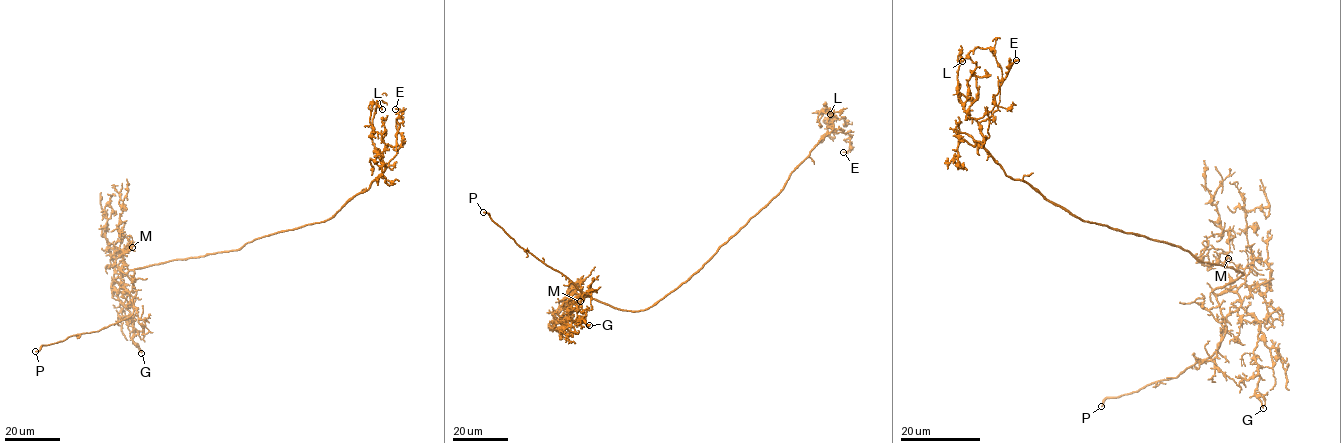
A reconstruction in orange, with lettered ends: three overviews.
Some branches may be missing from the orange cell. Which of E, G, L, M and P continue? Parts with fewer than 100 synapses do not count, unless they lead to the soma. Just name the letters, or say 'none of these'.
P

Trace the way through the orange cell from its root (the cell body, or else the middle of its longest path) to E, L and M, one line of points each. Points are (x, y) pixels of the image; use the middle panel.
E: (694, 274), (780, 191), (790, 173), (833, 129), (851, 136), (844, 140), (850, 145), (843, 152)
L: (694, 274), (780, 191), (790, 173), (832, 130), (830, 126), (819, 141), (828, 134), (824, 119), (830, 114)
M: (694, 274), (642, 310), (616, 309), (577, 290), (570, 301), (569, 298), (580, 301)

